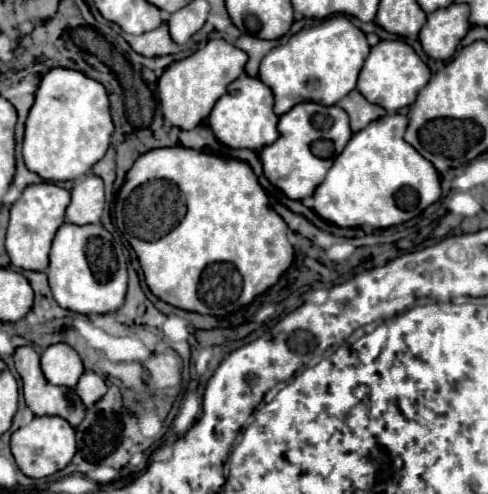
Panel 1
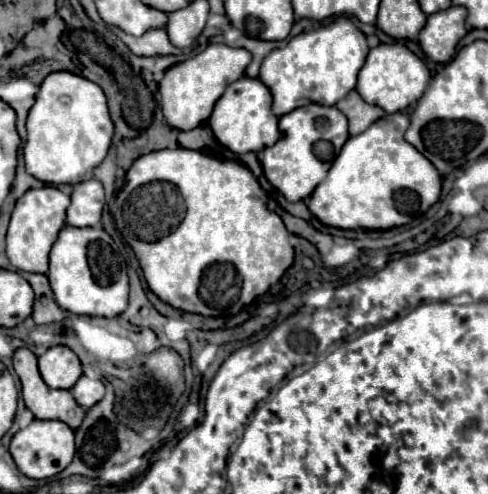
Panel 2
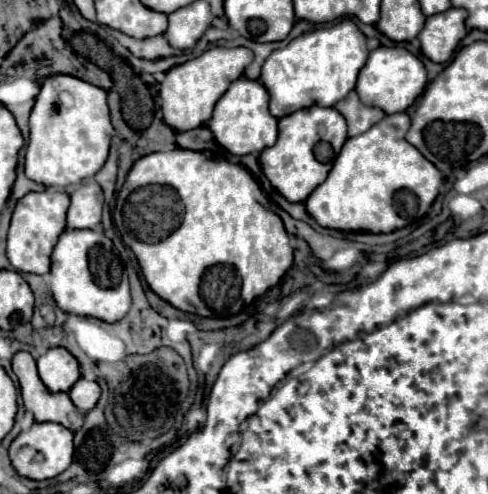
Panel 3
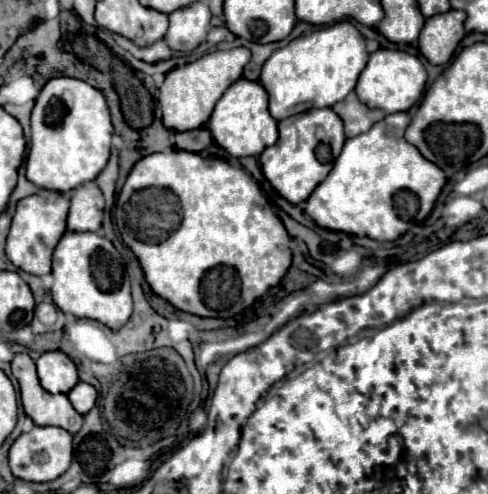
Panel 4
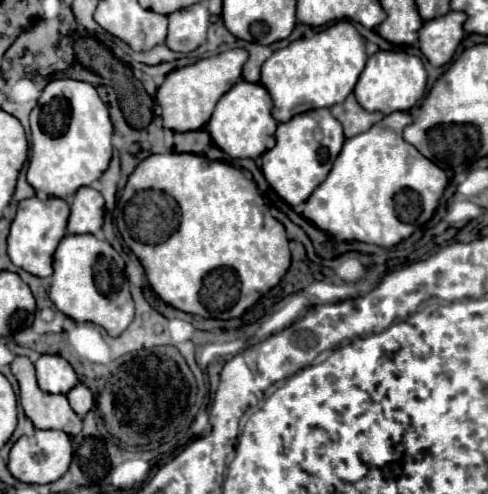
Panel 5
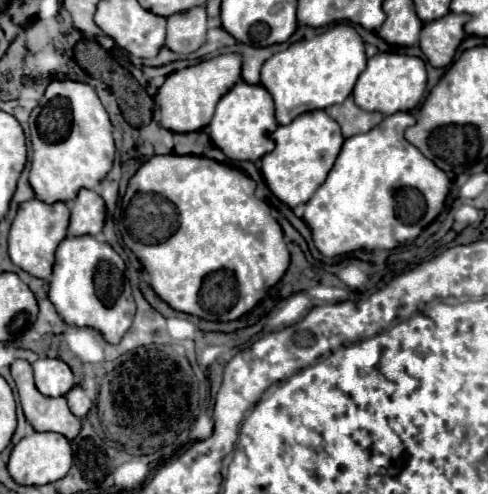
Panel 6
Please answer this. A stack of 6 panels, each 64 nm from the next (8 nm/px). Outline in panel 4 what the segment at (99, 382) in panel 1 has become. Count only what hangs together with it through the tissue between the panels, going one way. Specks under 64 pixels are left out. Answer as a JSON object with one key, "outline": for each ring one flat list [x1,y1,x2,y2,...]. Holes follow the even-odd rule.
{"outline":[[78,382,70,392,68,392,68,398,72,402,72,406,80,412,80,414,86,414,90,412,94,406,96,406,96,398,98,398,98,392,92,384,86,384,86,382]]}

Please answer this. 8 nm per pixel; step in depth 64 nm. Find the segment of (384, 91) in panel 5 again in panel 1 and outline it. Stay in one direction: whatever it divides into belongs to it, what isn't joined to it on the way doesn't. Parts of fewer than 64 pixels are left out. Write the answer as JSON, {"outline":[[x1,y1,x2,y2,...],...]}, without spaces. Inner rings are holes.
{"outline":[[382,40,378,42,358,76,358,92,372,104,380,104,390,114,396,110,410,106,416,100,416,94,420,88,424,88,430,80,430,68,422,62,422,58,402,40]]}

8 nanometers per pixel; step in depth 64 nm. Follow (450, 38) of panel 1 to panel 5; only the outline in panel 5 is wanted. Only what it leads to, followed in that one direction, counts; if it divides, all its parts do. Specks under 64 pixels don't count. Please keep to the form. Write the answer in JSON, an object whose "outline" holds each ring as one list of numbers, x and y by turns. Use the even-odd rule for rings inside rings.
{"outline":[[448,12,436,20,424,22,424,28,420,30,420,52,432,66,444,66,452,60,464,38,464,20,464,12]]}

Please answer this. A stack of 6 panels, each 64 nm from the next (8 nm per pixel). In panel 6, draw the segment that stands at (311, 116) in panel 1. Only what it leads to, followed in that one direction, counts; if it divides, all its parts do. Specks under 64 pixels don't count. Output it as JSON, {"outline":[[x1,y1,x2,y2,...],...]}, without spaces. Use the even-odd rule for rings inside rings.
{"outline":[[316,110,296,116,292,124,278,126,272,140,276,142,276,148,262,158,262,176,276,198,290,208,296,208,298,204,308,202,316,188,326,180,344,144,344,136,336,120,332,120,324,110]]}

